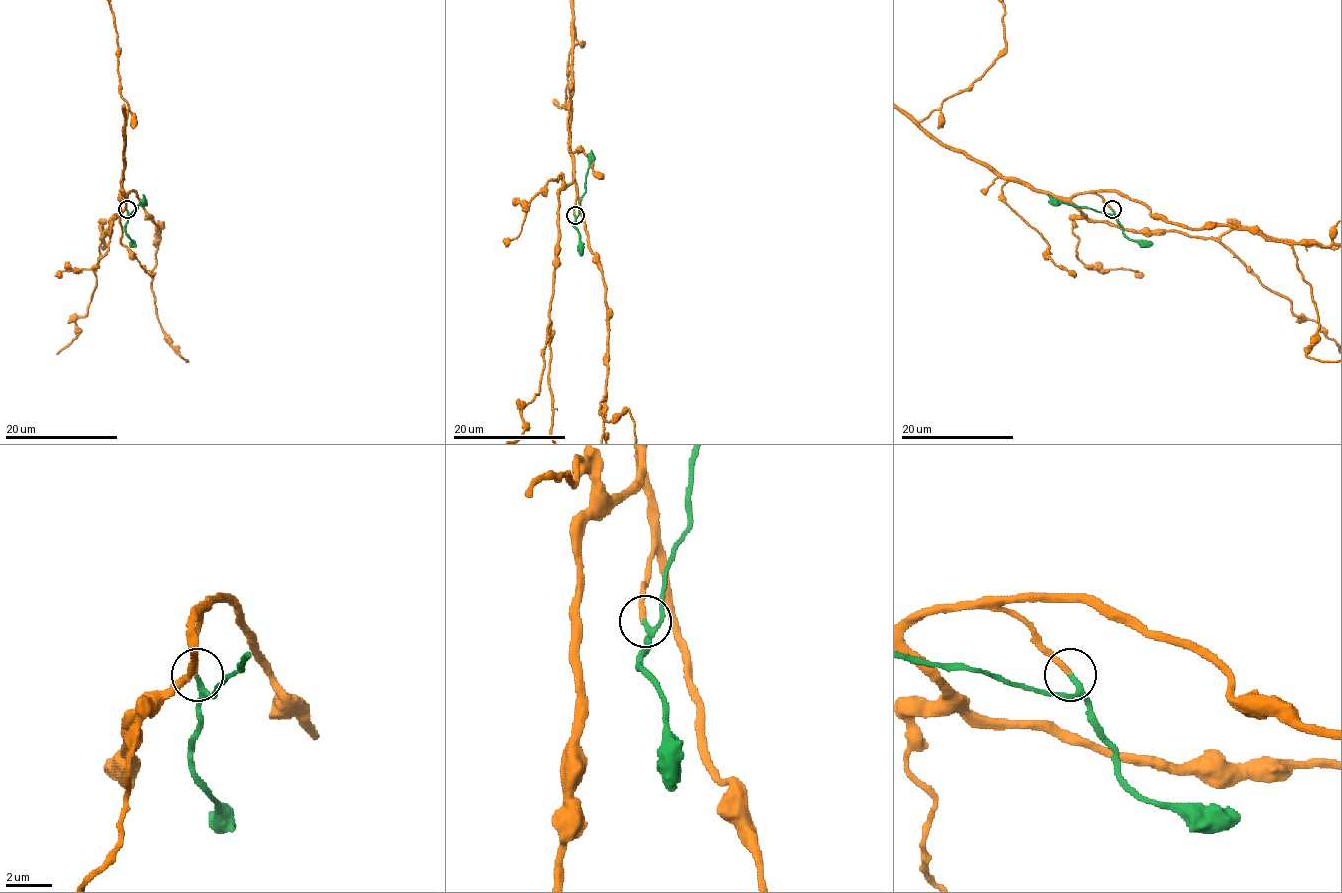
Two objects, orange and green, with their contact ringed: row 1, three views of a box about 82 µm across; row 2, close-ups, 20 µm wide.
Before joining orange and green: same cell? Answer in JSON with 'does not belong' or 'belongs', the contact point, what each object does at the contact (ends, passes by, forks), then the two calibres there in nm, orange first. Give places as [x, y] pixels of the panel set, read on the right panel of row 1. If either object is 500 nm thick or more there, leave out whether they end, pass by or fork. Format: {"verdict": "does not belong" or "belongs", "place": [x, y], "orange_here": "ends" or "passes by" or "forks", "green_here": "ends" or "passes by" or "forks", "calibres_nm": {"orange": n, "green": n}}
{"verdict": "belongs", "place": [1112, 209], "orange_here": "ends", "green_here": "passes by", "calibres_nm": {"orange": 240, "green": 170}}

